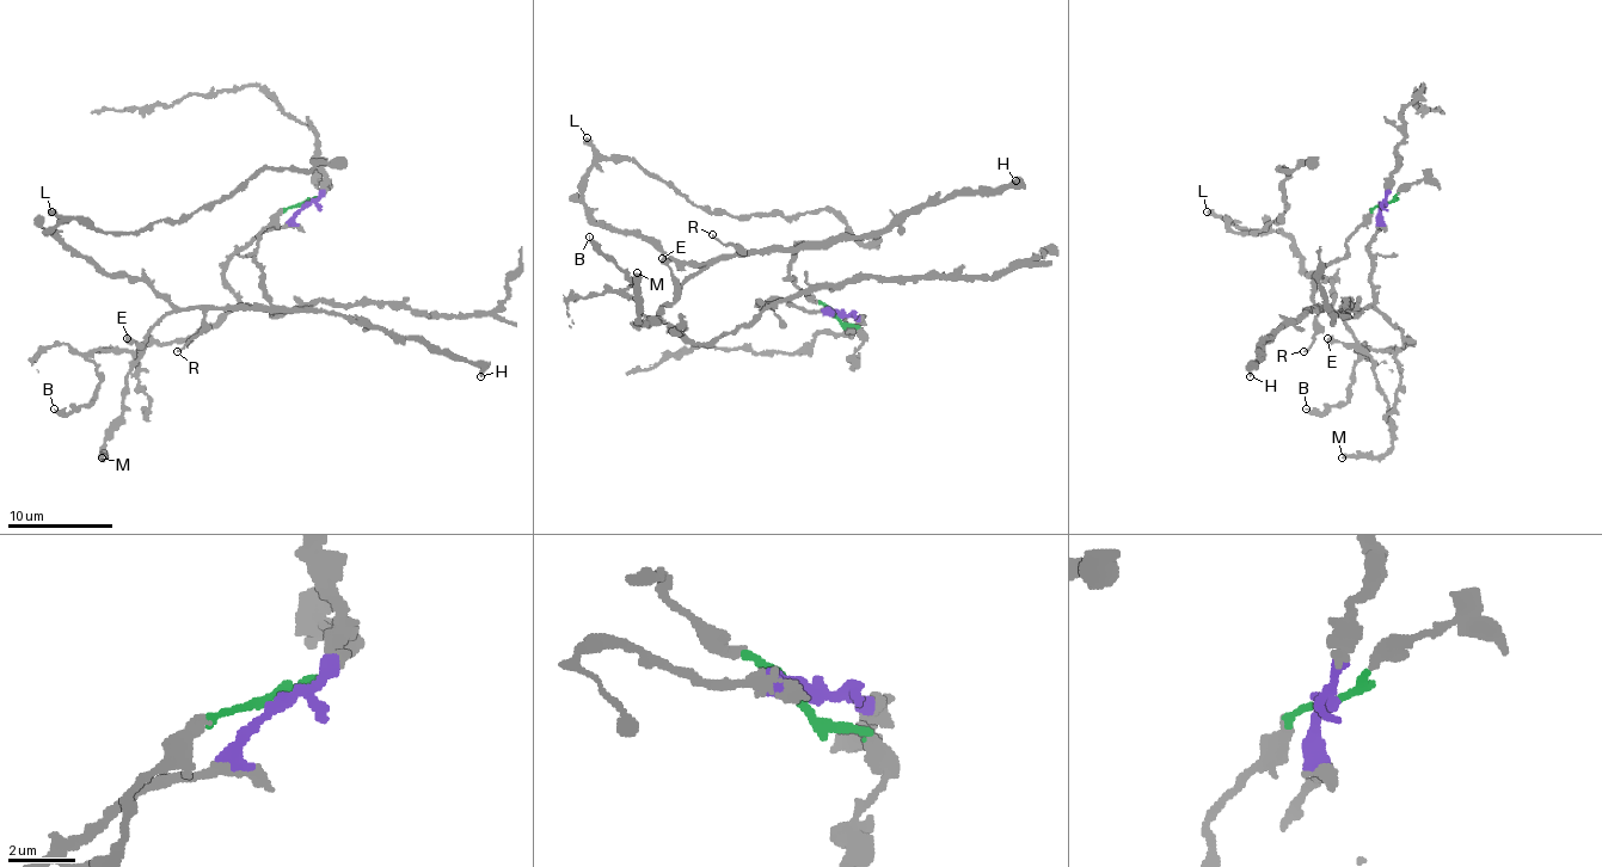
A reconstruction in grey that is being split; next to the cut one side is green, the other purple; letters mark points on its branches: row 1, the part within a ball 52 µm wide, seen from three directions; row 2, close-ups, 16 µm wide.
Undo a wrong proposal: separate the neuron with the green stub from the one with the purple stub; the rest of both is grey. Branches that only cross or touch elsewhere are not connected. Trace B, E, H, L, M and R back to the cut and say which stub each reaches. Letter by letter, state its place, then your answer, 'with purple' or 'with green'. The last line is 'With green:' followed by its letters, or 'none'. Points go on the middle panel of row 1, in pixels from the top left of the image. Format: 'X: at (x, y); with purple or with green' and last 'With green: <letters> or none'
B: at (589, 237); with purple
E: at (662, 258); with green
H: at (1016, 180); with green
L: at (587, 137); with green
M: at (637, 272); with green
R: at (712, 234); with green
With green: E, H, L, M, R

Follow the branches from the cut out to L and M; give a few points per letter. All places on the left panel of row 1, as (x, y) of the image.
L: (302, 203), (256, 243), (265, 306), (210, 308), (111, 277), (48, 232), (50, 211)
M: (302, 203), (284, 209), (256, 243), (269, 303), (173, 308), (153, 327), (127, 376), (122, 422), (100, 457)

